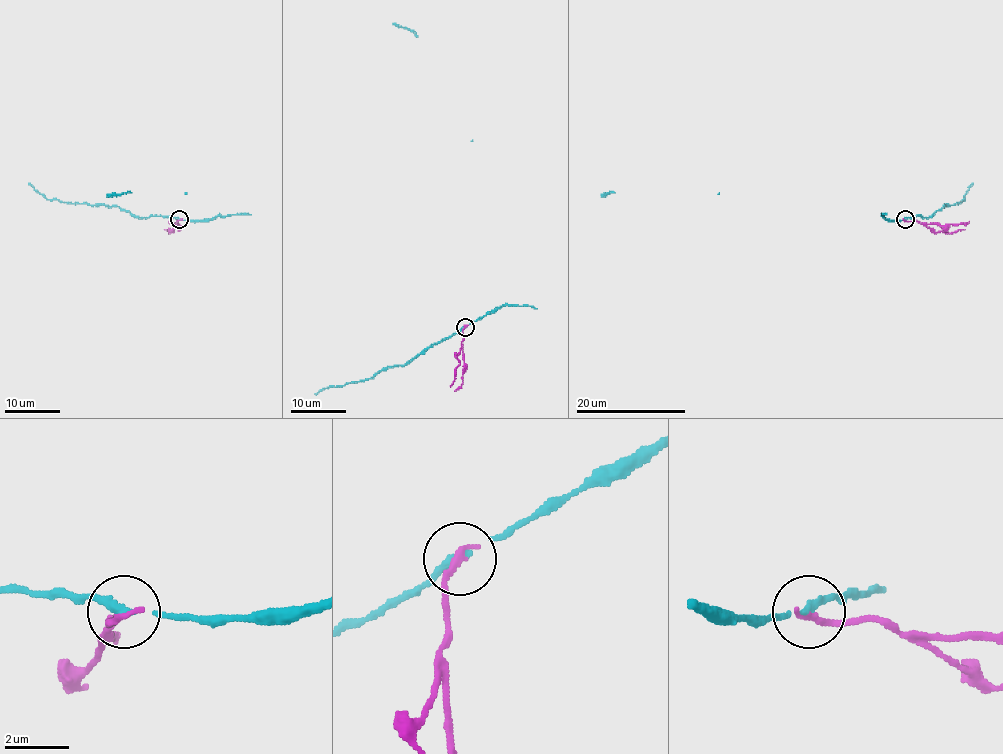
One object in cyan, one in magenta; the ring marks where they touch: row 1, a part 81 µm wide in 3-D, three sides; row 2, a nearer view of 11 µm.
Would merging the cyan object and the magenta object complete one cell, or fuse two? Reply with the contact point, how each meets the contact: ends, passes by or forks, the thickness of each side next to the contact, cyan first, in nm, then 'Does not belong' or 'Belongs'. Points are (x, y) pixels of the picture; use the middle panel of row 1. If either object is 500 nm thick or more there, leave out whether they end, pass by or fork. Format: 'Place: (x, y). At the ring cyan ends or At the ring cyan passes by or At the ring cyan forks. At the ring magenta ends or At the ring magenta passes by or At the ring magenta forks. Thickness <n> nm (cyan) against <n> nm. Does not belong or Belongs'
Place: (465, 327). At the ring cyan passes by. At the ring magenta ends. Thickness 190 nm (cyan) against 240 nm. Does not belong

